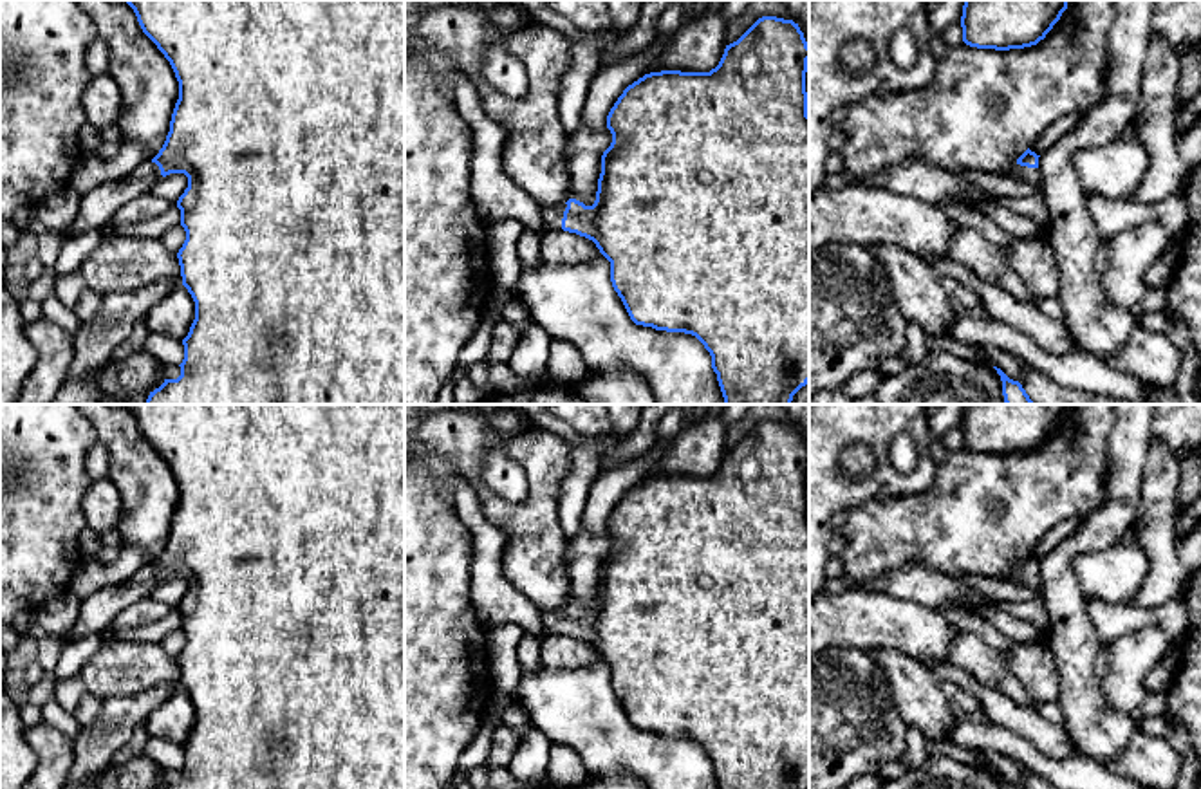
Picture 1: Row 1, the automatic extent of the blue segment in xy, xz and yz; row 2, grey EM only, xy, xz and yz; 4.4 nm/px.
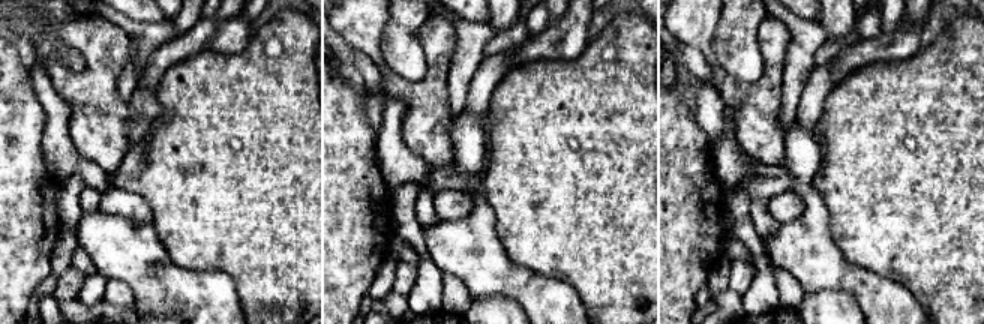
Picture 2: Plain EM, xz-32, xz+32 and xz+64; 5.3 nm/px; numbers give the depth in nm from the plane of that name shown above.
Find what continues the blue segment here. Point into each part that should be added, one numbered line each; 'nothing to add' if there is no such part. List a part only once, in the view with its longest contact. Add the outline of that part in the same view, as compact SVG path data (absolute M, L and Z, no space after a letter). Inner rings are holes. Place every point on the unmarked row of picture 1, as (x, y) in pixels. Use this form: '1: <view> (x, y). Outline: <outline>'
1: xz (551, 621). Outline: M567 608L556 610L556 612L542 612L542 623L545 636L551 634L562 634L562 623Z

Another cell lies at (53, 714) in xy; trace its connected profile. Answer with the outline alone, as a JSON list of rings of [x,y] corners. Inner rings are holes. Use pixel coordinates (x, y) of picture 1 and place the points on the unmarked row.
[[[54,697],[42,706],[42,722],[56,728],[58,731],[61,731],[70,740],[74,740],[81,729],[81,724],[74,719],[74,715],[67,713],[54,701]]]

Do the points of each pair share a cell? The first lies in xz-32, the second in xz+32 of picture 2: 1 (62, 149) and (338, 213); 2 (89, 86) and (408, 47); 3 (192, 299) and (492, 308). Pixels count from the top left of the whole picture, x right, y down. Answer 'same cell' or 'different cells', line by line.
1: different cells
2: different cells
3: different cells

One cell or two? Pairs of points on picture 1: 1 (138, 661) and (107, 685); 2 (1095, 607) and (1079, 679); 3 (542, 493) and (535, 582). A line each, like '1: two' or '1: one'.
1: one
2: two
3: one

